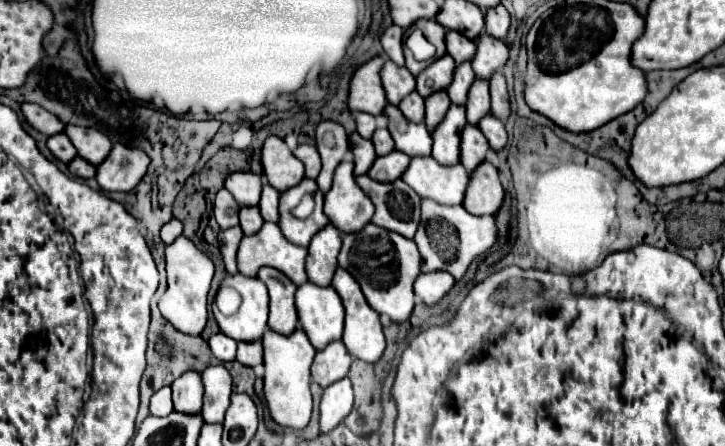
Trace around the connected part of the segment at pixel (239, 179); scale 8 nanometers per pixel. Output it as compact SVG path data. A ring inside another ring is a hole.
M234 172L226 178L226 190L240 206L258 206L262 178L252 172Z

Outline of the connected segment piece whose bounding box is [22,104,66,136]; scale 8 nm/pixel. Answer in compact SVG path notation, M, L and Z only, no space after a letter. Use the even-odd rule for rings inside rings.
M22 104L22 114L26 116L28 124L32 124L36 130L40 130L46 136L60 134L66 128L66 124L58 122L58 118L54 118L54 114L42 110L42 106L36 106L36 104Z

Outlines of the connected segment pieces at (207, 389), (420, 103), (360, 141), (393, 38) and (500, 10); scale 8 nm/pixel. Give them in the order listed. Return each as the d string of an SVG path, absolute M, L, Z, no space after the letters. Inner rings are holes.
M222 364L220 366L208 366L200 376L202 376L202 386L204 386L202 420L220 424L224 420L228 406L230 406L232 378Z
M414 92L414 94L408 94L400 104L398 108L402 110L402 114L410 120L410 122L424 122L424 98Z
M358 132L350 134L350 150L354 156L354 176L366 174L368 168L374 164L376 160L376 152L370 140L364 140Z
M392 24L392 26L388 26L388 28L382 32L380 42L382 42L382 48L384 48L384 52L388 54L388 58L390 58L394 64L404 66L404 54L402 54L404 30Z
M502 4L486 10L484 22L486 22L486 32L488 32L490 36L496 36L496 38L500 38L500 40L506 38L508 26L510 26L510 14L508 14L508 10L506 10Z

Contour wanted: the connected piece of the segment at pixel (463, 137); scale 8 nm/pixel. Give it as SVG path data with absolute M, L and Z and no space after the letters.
M464 126L462 134L460 134L460 164L466 168L466 172L472 172L478 162L484 160L486 150L488 150L488 142L484 138L484 134L476 128L476 126Z

